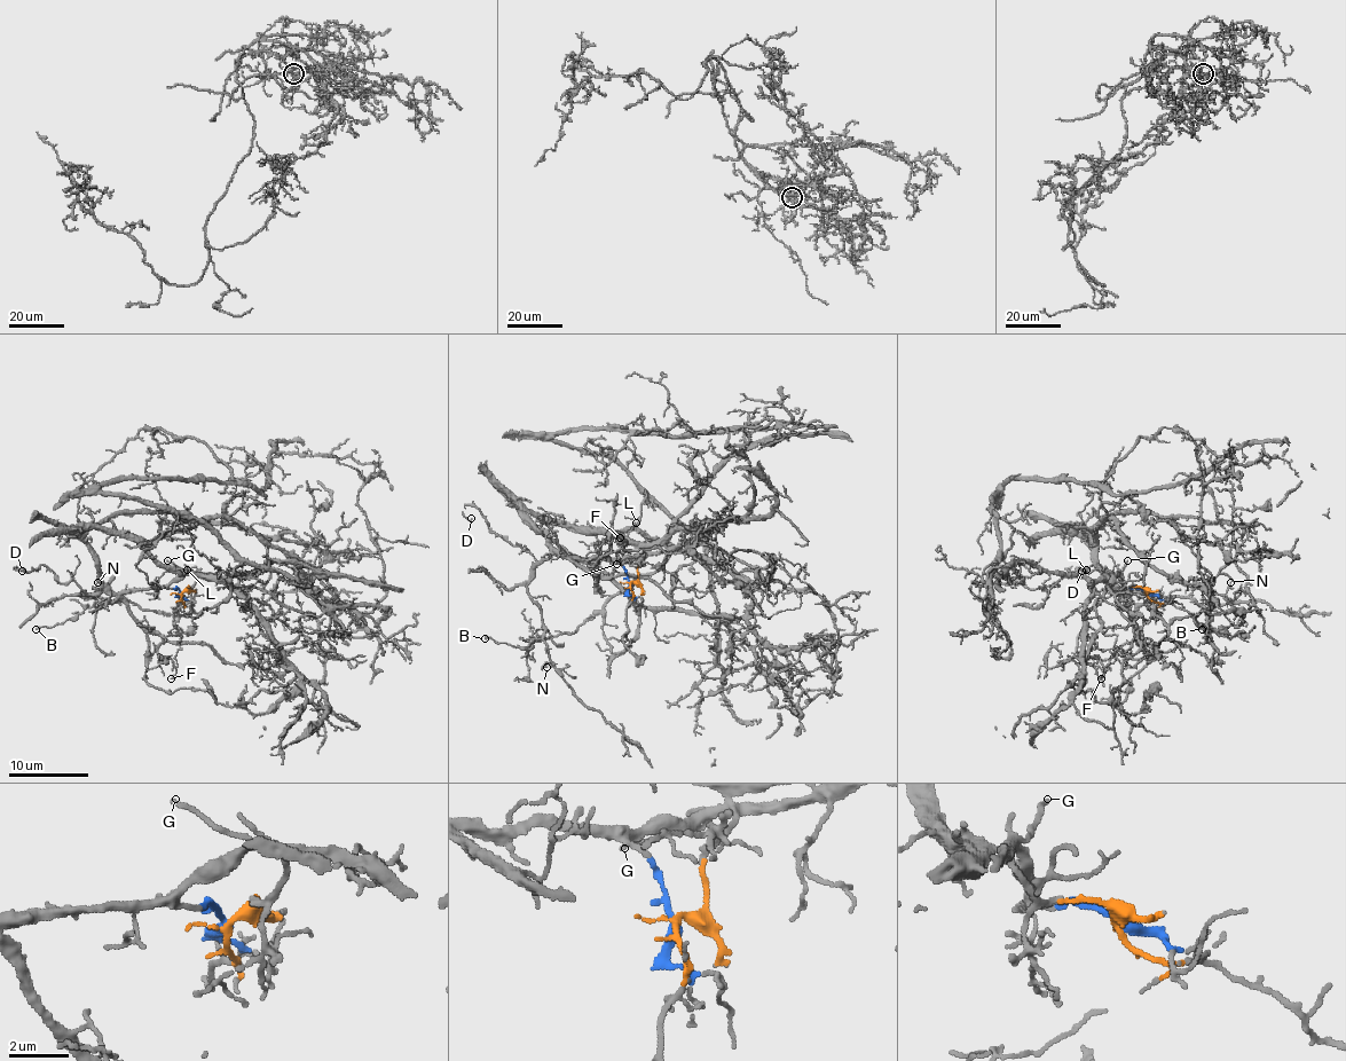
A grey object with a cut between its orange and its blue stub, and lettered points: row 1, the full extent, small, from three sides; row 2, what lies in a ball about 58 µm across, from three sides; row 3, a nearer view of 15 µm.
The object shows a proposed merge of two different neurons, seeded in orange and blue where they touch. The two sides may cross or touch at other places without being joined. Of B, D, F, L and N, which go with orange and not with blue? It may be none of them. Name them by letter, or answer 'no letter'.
L

